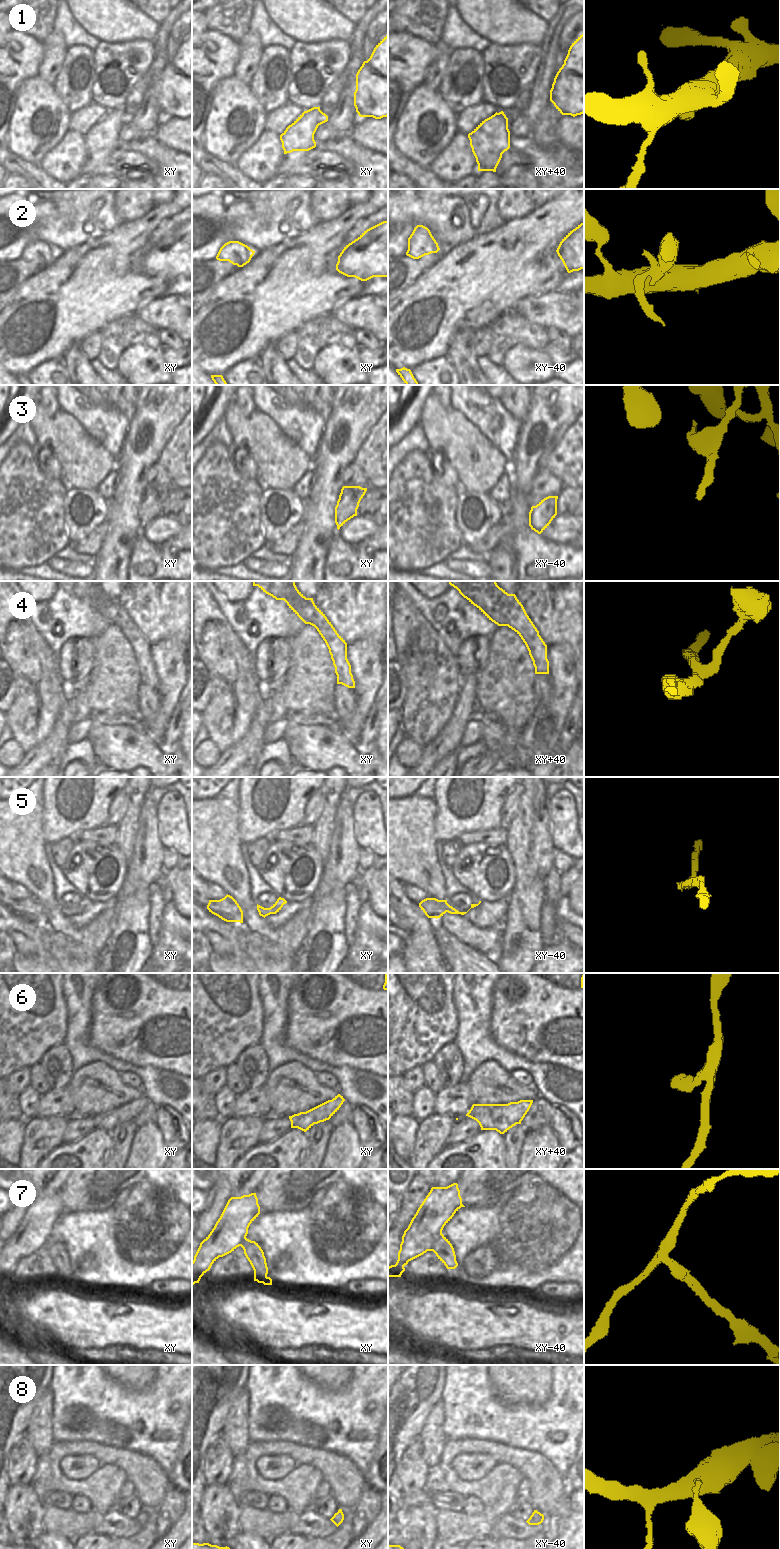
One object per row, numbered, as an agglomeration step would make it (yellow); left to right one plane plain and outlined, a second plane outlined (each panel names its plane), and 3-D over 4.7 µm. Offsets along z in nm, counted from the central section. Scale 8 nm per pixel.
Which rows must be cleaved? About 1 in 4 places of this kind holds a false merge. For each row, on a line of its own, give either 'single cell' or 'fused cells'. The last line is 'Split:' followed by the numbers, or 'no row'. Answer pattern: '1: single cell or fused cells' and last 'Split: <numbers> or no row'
1: single cell
2: single cell
3: fused cells
4: single cell
5: single cell
6: single cell
7: fused cells
8: single cell
Split: 3, 7

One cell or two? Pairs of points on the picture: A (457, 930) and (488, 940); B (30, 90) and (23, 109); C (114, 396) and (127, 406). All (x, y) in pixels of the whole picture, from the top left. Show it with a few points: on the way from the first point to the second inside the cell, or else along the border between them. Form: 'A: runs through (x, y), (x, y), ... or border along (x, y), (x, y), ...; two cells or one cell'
A: runs through (465, 932), (480, 939); one cell
B: runs through (30, 95), (30, 102), (28, 104); one cell
C: runs through (117, 396), (124, 403); one cell

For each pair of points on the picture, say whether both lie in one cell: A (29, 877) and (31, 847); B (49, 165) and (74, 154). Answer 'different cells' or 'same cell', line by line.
A: same cell
B: same cell

